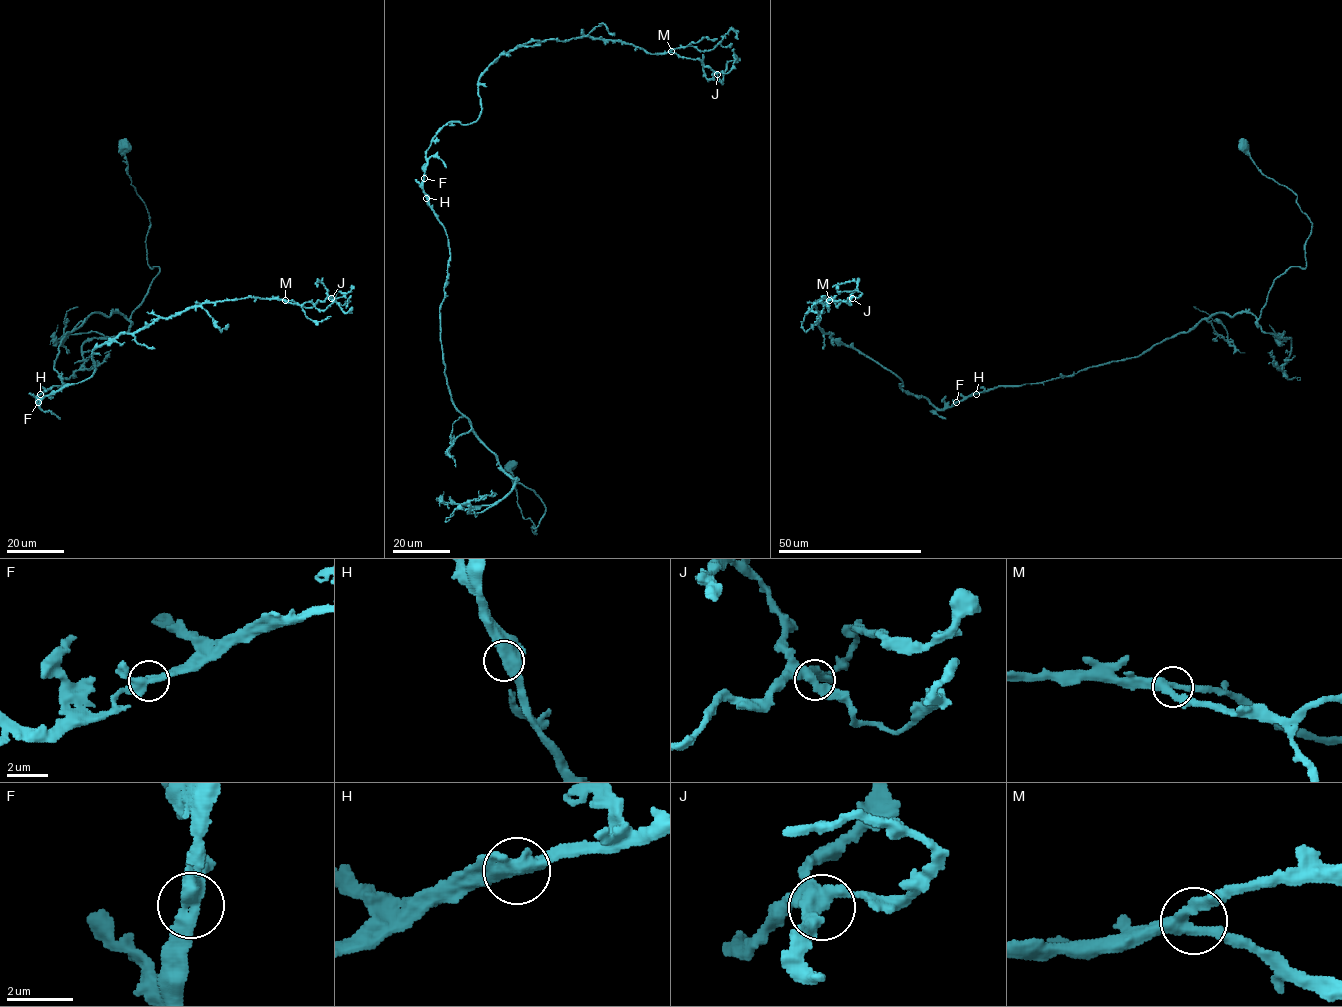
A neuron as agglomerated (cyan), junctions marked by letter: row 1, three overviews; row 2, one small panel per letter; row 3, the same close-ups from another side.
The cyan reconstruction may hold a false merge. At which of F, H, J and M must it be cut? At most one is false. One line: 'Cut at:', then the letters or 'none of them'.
Cut at: none of them

